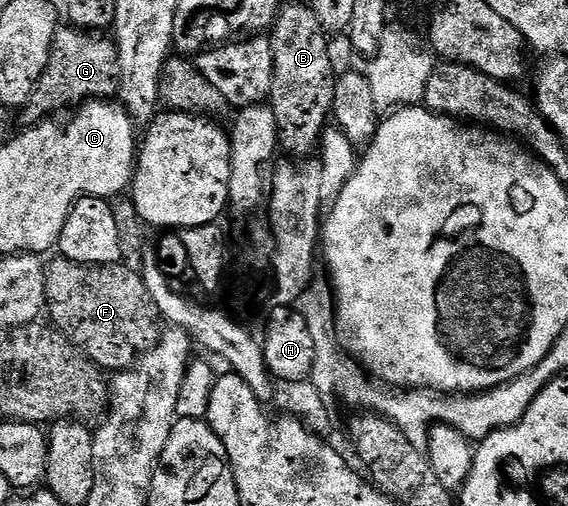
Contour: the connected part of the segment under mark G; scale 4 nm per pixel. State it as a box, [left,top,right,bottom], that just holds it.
[23,29,126,125]

